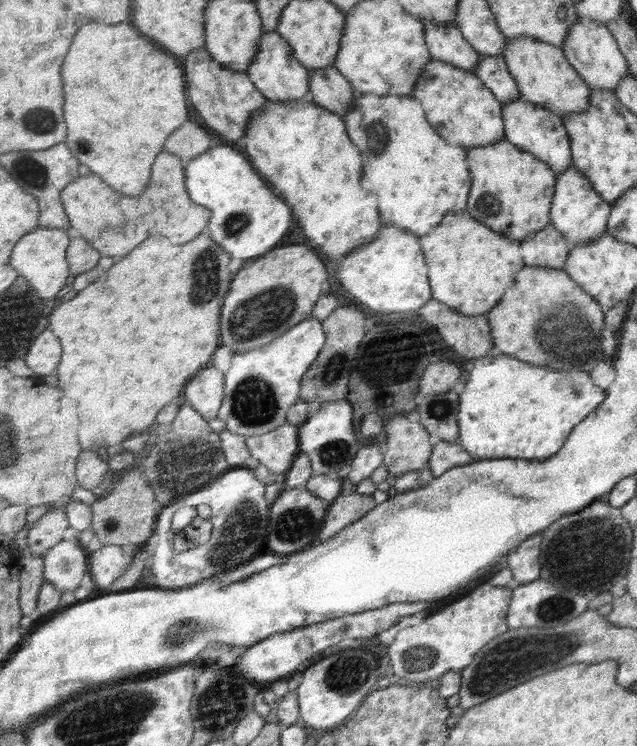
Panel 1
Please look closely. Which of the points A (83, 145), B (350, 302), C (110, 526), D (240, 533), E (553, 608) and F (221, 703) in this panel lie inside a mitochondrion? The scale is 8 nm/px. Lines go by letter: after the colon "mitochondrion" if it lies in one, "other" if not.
A: mitochondrion
B: other
C: mitochondrion
D: mitochondrion
E: mitochondrion
F: mitochondrion

